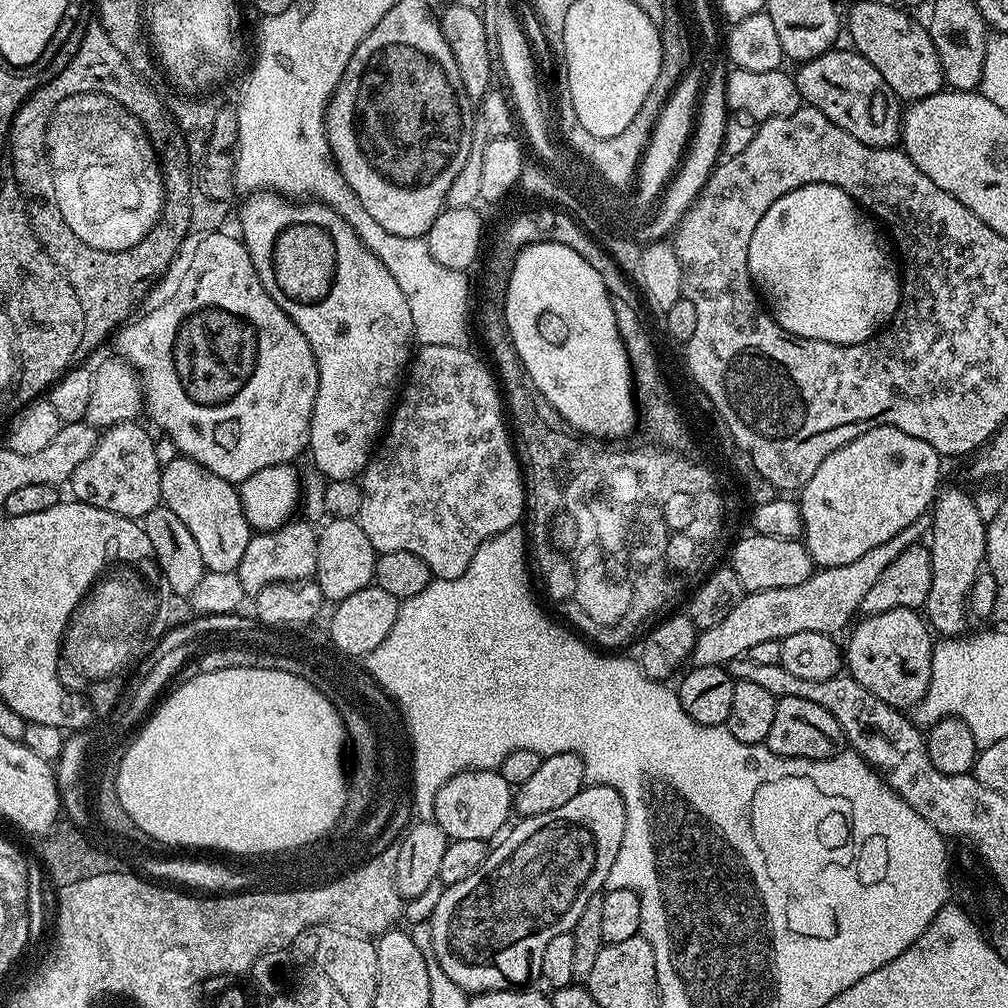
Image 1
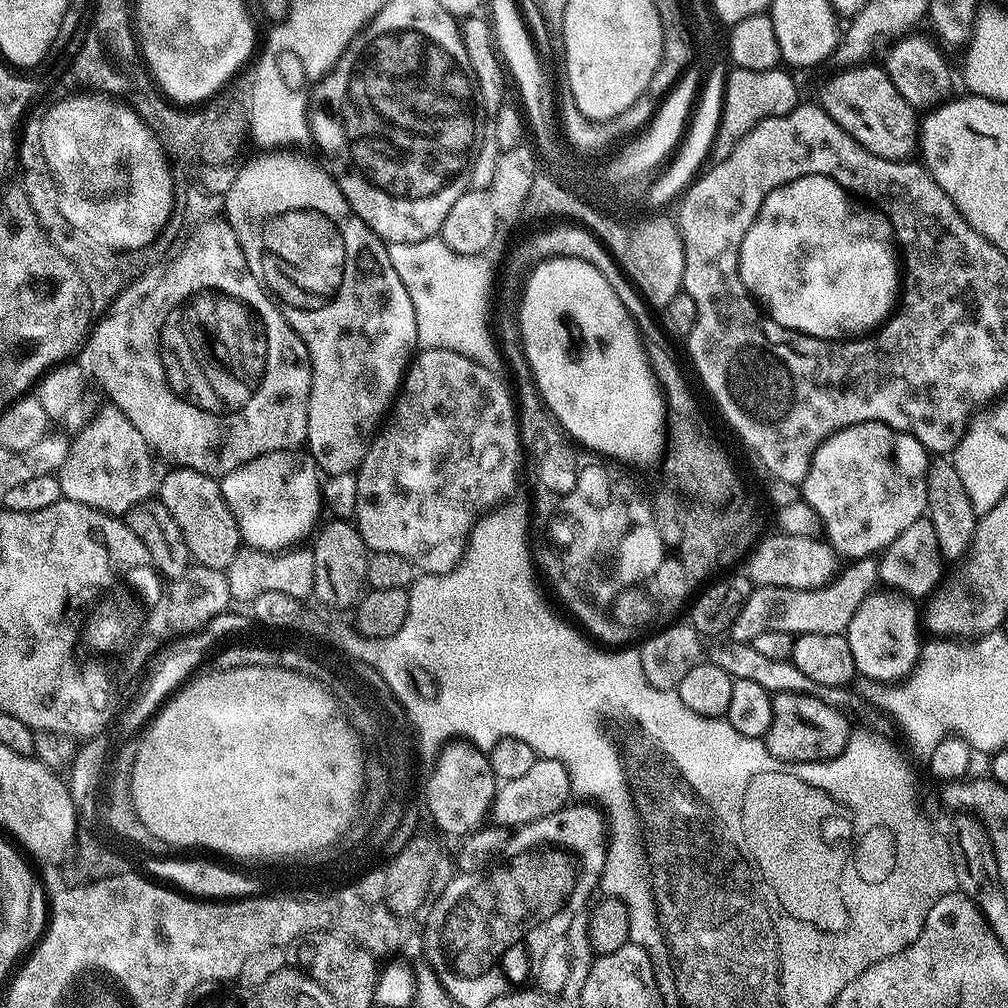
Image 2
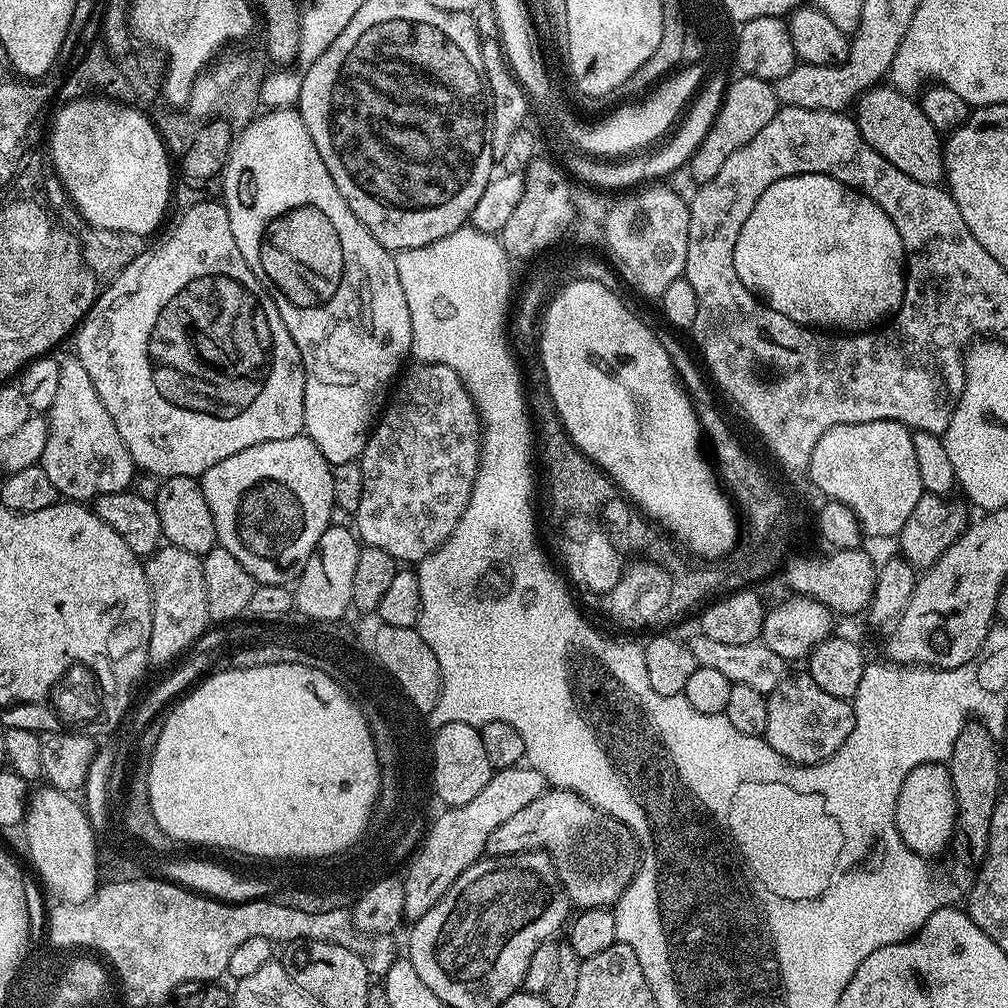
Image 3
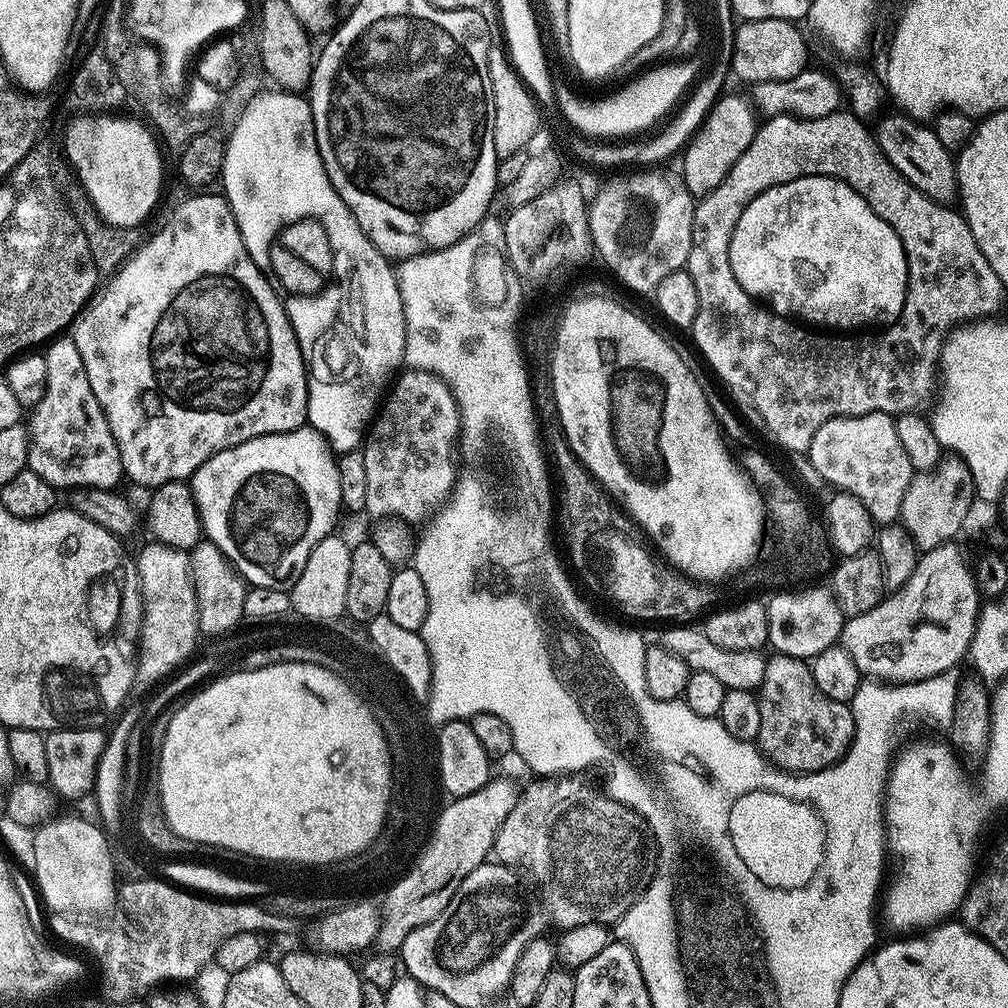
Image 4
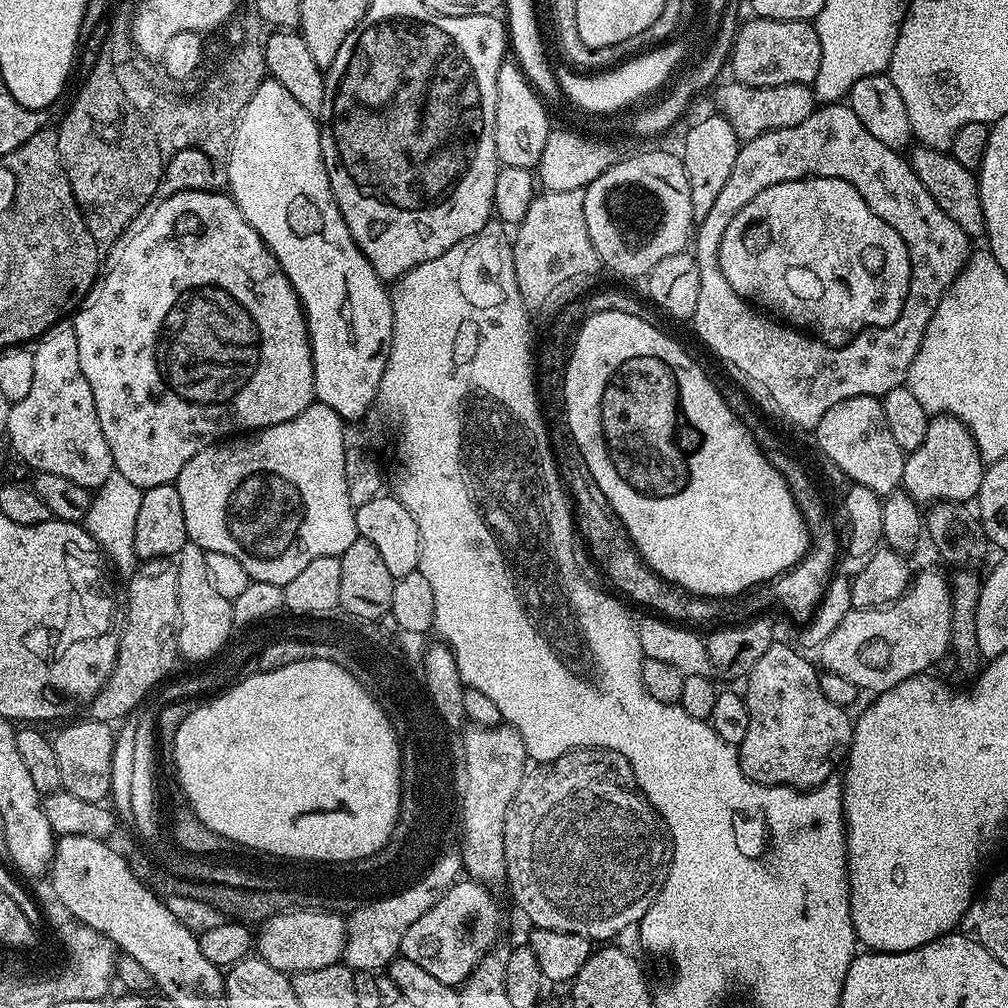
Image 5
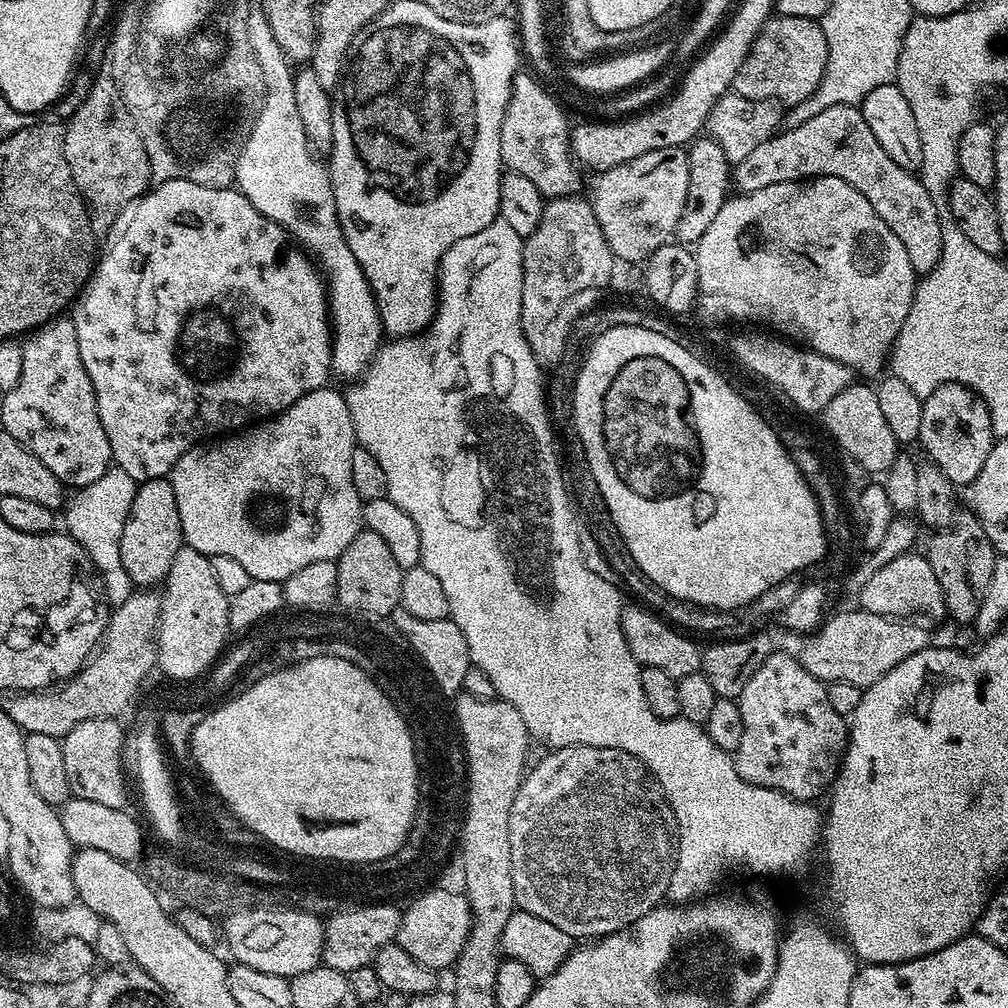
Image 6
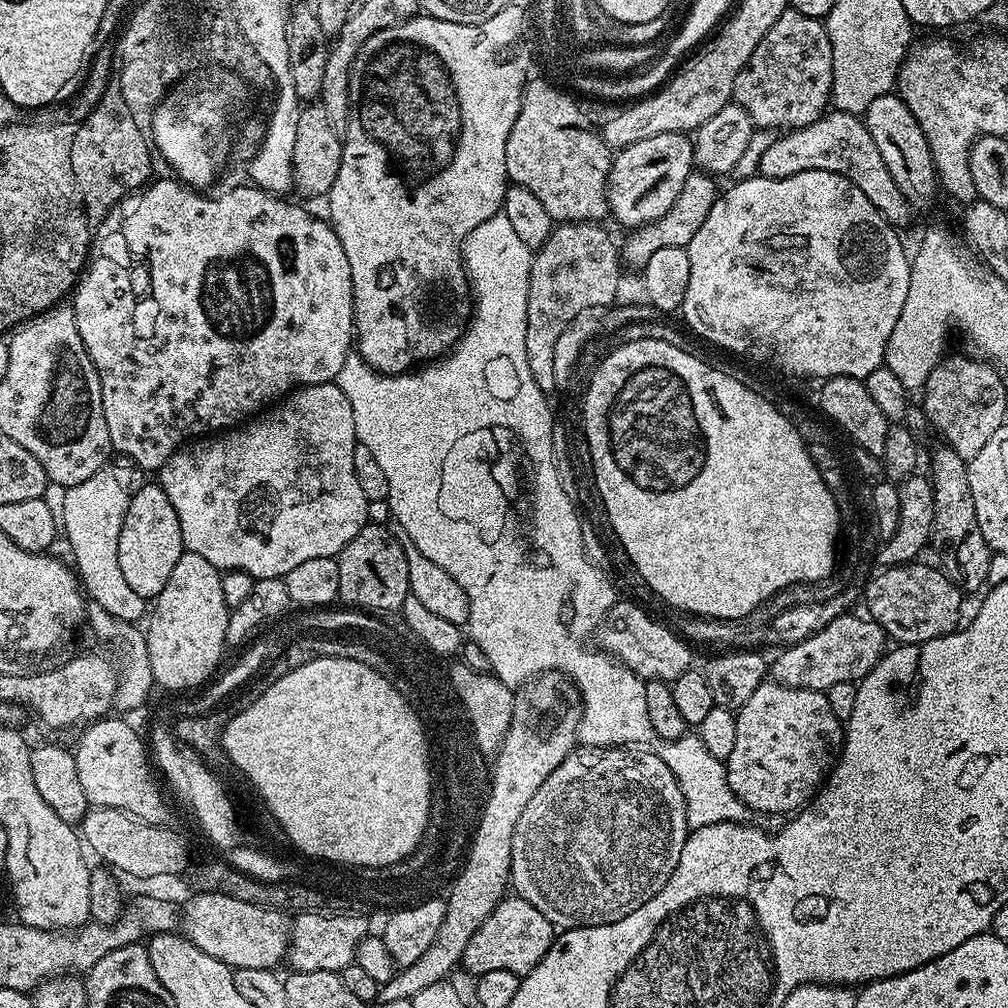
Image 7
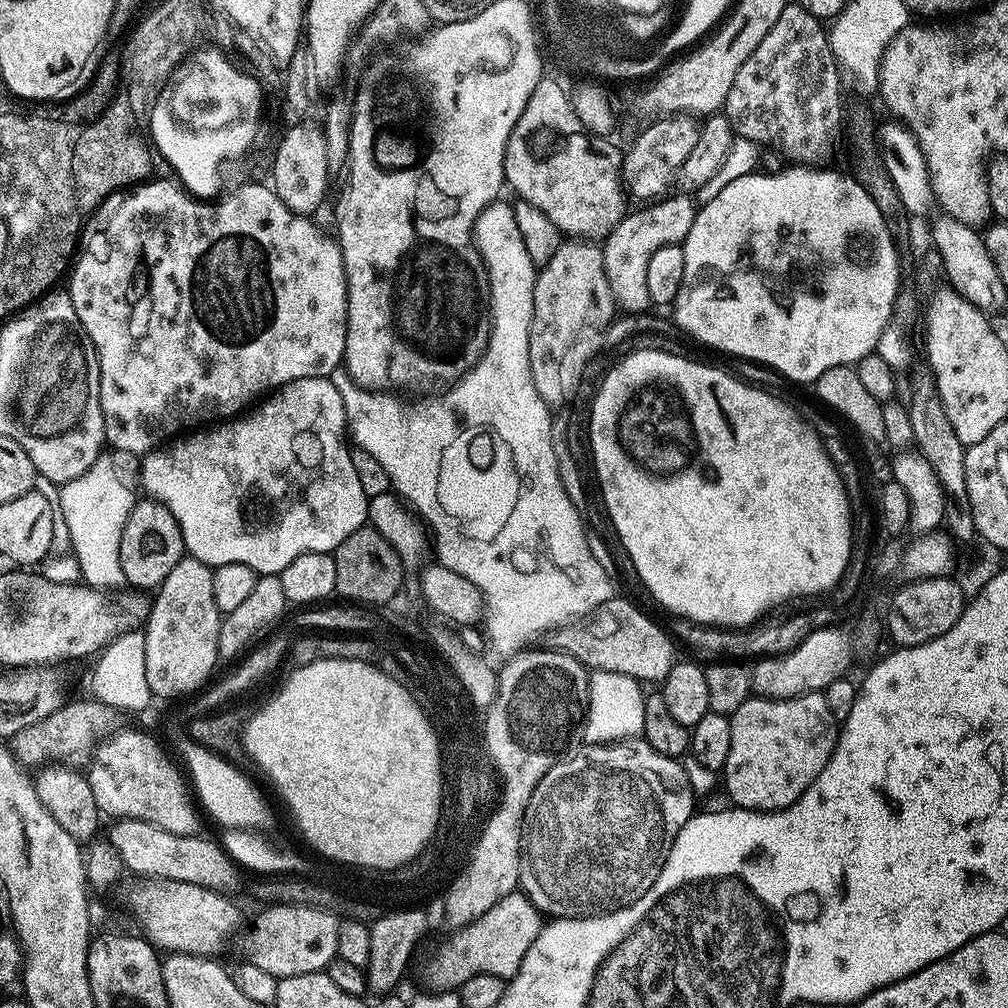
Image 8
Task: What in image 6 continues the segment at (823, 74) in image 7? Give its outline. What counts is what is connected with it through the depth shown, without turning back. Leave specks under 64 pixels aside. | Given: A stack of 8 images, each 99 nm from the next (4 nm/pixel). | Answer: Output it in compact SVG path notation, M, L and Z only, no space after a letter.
M773 15L762 26L758 38L754 38L742 66L738 66L732 91L742 98L771 100L780 106L797 104L818 90L818 82L822 82L822 74L826 70L827 57L826 34L820 20Z

